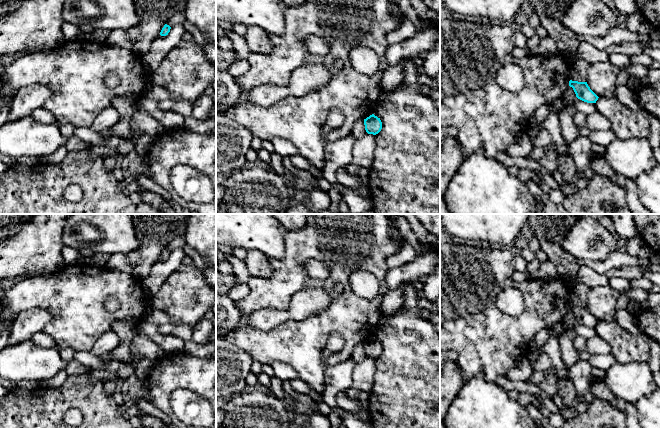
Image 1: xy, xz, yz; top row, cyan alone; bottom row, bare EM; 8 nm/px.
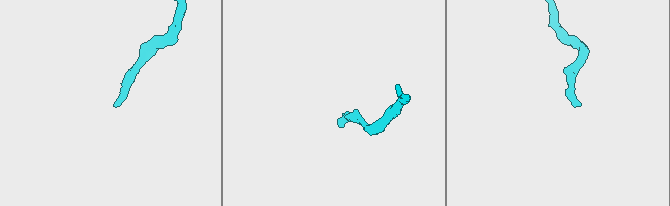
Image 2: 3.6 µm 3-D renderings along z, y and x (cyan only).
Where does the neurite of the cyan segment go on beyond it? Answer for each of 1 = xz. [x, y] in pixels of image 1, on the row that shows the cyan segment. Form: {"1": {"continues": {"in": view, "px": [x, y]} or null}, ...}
{"1": {"continues": null}}

